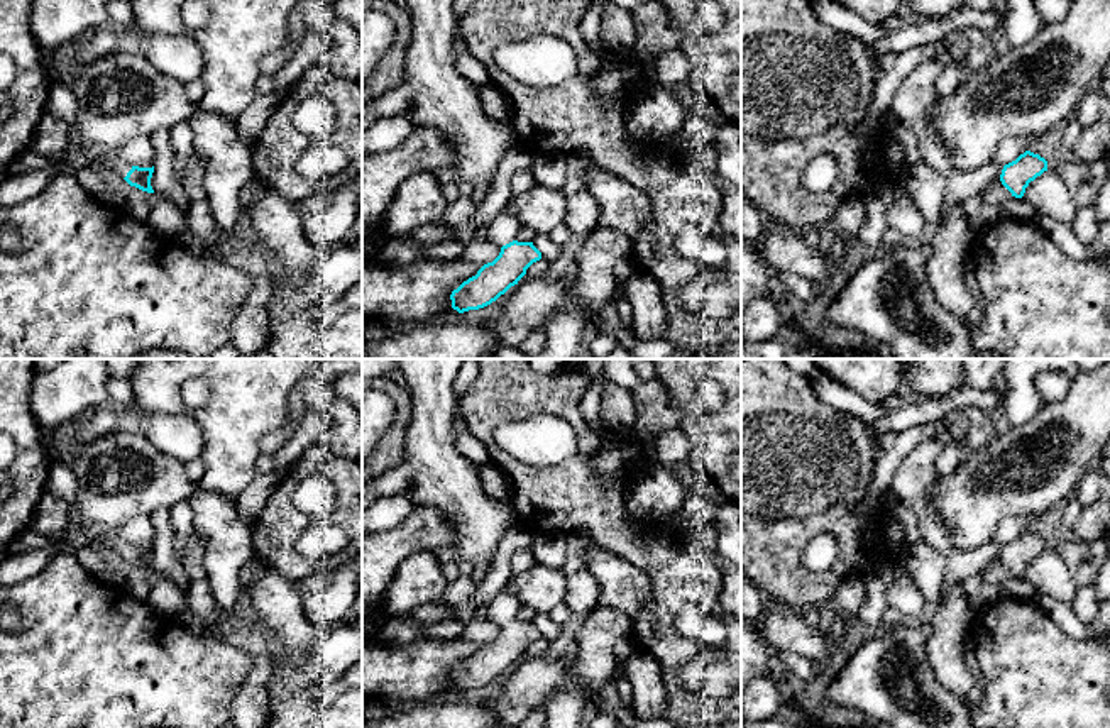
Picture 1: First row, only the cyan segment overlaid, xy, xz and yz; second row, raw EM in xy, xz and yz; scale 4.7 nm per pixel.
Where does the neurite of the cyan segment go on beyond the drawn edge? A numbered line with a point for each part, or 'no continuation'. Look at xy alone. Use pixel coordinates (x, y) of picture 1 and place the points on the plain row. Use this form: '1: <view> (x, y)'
1: xy (119, 546)

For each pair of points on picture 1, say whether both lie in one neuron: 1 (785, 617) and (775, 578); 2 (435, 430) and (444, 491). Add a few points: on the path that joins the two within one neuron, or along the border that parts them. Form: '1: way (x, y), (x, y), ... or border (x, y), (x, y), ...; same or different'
1: border (774, 600), (784, 601), (799, 612); different
2: way (435, 446), (435, 473), (439, 476); same

